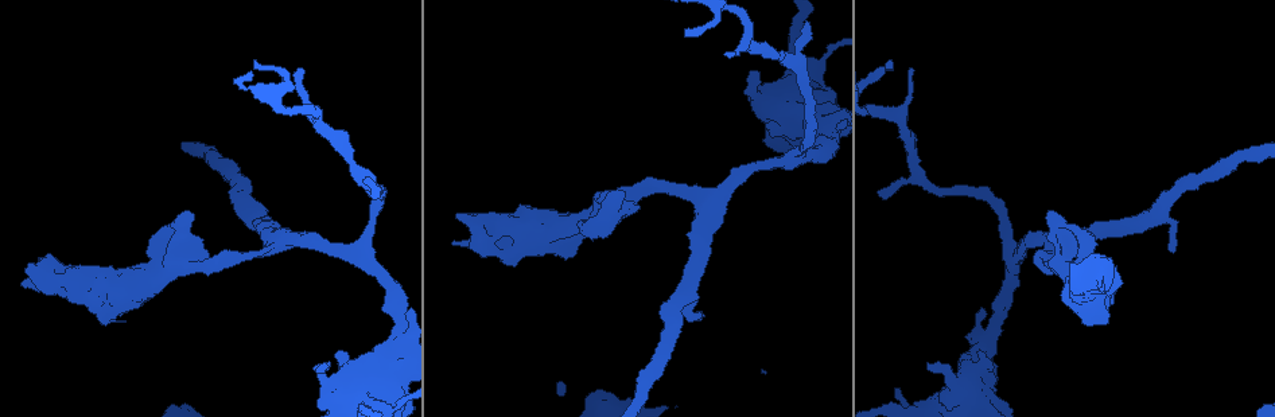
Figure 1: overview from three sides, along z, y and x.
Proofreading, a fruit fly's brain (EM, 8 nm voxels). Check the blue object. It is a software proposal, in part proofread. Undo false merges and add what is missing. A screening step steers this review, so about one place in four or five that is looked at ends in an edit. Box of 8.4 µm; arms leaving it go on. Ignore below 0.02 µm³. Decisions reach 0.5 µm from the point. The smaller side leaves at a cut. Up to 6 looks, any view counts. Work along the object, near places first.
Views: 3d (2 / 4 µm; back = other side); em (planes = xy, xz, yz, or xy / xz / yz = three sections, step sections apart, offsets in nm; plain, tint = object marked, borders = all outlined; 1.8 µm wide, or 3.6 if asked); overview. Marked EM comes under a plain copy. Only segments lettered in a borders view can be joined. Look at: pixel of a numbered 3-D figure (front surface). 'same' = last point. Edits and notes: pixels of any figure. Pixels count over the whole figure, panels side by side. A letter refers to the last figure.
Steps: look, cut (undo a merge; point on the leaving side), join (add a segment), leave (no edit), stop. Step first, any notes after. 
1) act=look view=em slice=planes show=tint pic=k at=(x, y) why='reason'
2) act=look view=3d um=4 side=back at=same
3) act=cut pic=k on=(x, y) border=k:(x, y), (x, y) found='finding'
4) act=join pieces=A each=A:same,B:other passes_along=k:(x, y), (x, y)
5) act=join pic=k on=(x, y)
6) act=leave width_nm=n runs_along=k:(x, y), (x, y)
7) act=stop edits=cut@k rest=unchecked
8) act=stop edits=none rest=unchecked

act=look view=em slice=planes show=borders pic=1 at=(280, 243)

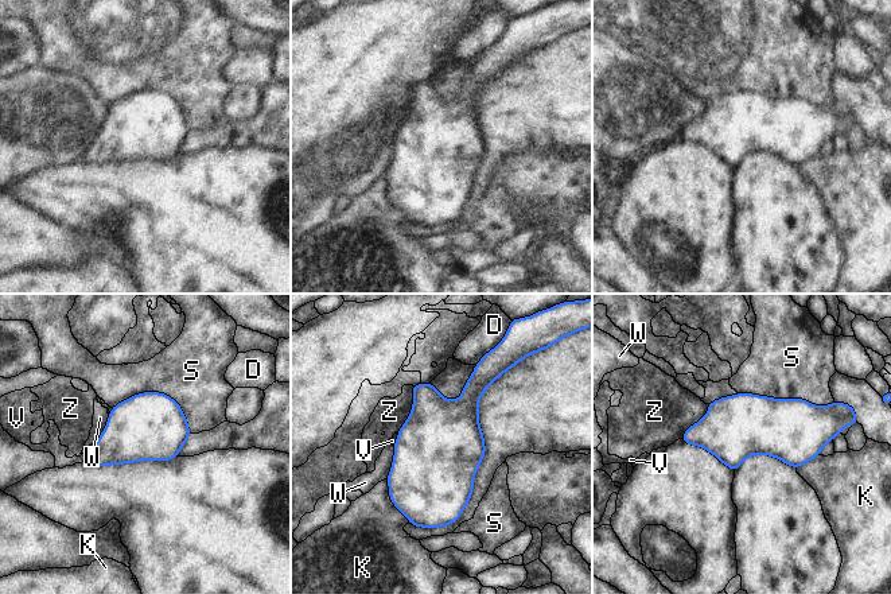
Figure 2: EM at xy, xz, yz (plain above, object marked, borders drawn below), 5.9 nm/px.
act=leave width_nm=380 each=D:other,K:other,S:other,V:other,W:other,Z:other border=2:(395, 446), (392, 466), (385, 478) found='one neuron here'

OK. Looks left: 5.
act=look view=em slice=planes show=borders pic=1 at=(786, 161) why='a fork'

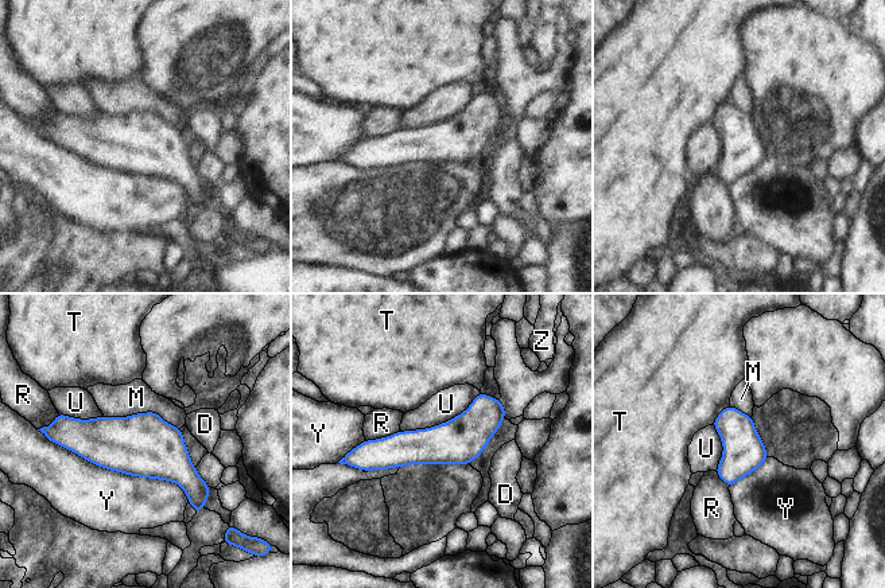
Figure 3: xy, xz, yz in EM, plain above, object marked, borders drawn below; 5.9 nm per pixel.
act=leave longest_contact=Y:950nm each=D:other,M:other,R:other,T:other,U:other,Y:other,Z:other border=3:(480, 392), (442, 423), (400, 431) found='all the same neuron'

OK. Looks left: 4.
act=look view=3d um=4 pic=1 at=(377, 191) why='an open end'

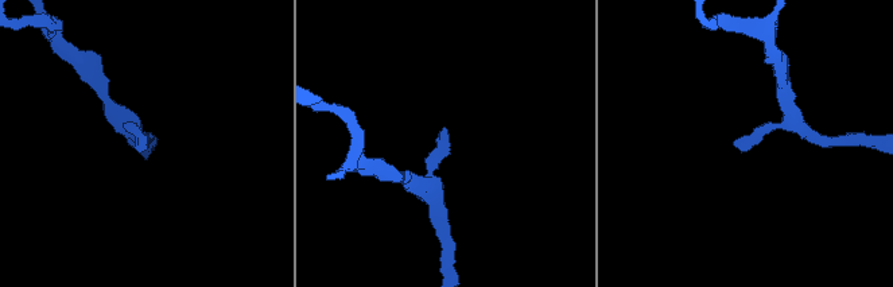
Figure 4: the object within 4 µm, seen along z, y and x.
act=look view=em slice=xz step=16 show=borders pic=4 at=(733, 144)

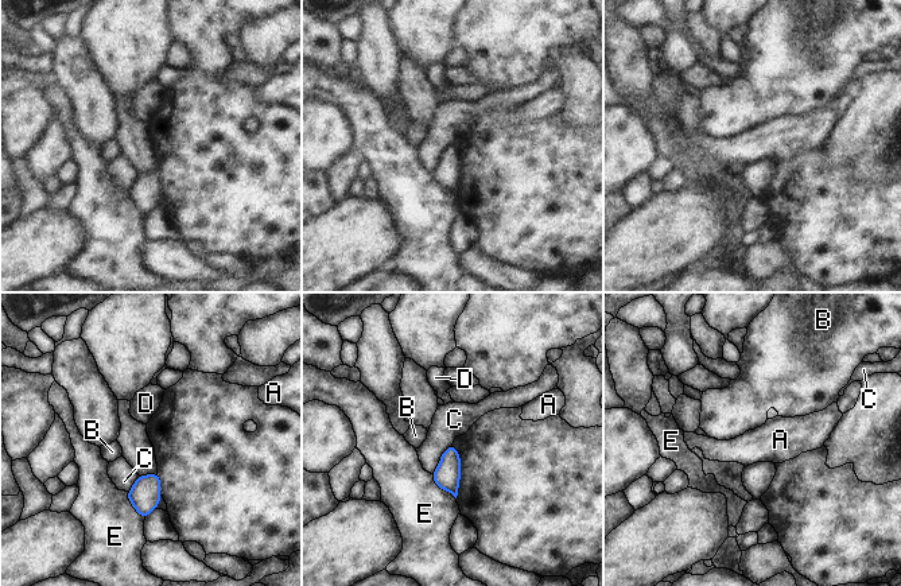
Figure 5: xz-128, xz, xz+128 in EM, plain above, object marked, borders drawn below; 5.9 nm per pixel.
act=leave width_nm=140 each=A:other,B:other,C:other,D:other,E:other border=5:(451, 443), (431, 473) found='none of them fits'

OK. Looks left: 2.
act=stop edits=none rest=unchecked

